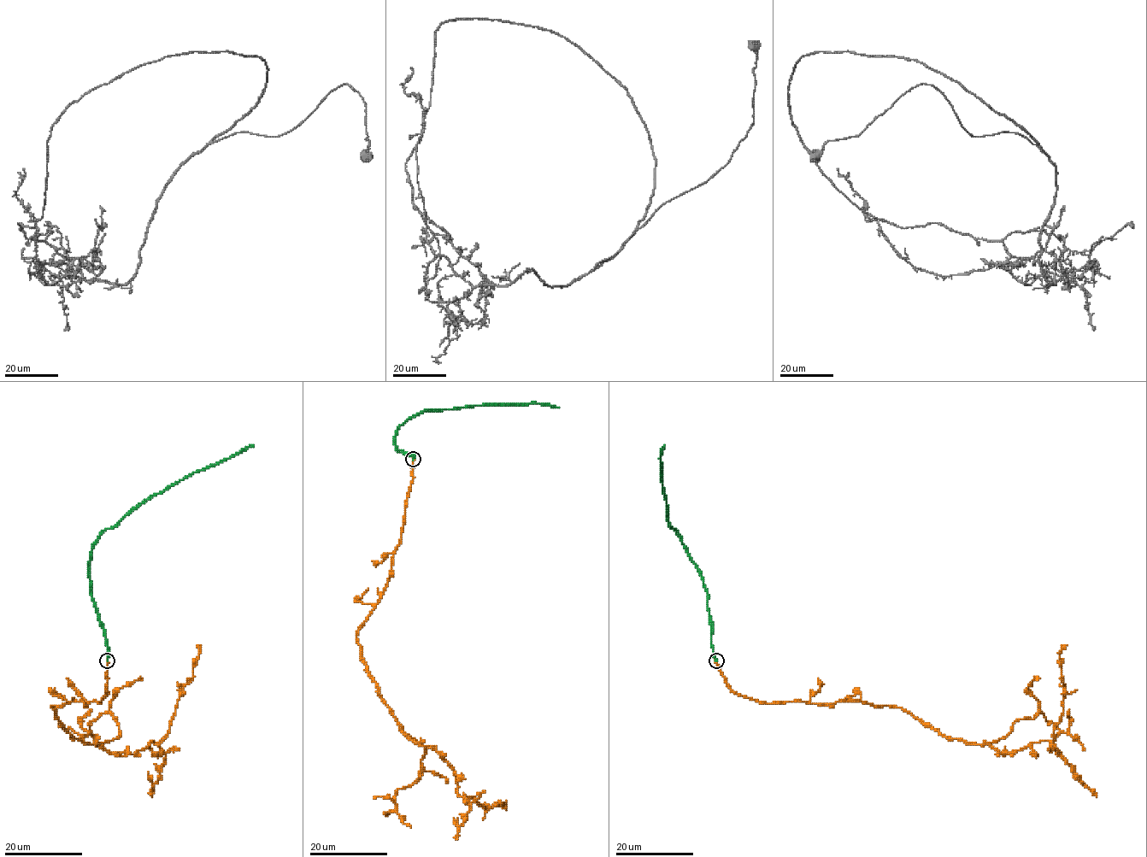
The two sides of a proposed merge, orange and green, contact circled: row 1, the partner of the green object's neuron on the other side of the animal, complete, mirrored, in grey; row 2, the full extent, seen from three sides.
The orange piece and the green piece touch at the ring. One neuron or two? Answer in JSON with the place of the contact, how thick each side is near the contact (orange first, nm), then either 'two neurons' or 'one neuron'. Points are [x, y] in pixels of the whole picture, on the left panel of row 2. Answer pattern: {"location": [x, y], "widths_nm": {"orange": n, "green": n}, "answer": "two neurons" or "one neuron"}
{"location": [107, 660], "widths_nm": {"orange": 360, "green": 280}, "answer": "one neuron"}

